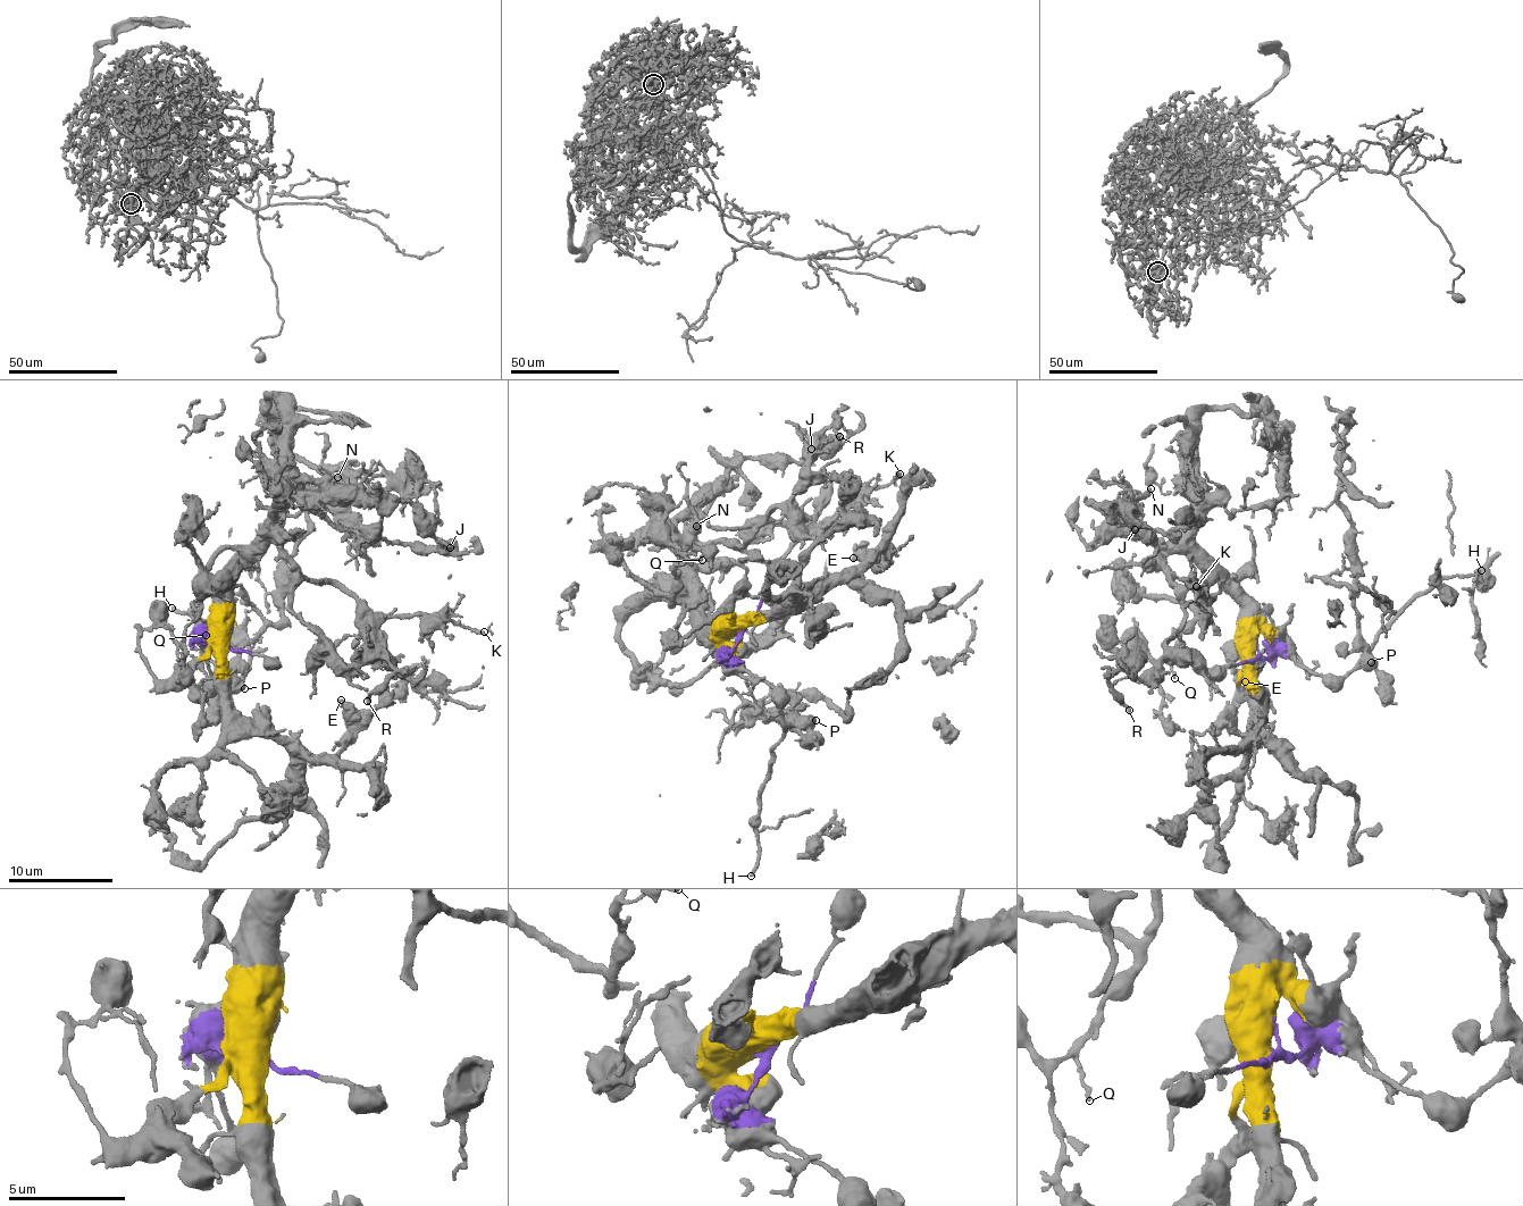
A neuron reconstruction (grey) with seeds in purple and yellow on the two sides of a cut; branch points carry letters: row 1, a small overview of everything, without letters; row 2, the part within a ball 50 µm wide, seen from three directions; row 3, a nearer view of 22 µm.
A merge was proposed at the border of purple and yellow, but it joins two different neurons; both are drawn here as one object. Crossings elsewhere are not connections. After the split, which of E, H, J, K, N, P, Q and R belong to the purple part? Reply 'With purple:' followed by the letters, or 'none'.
With purple: H, P

